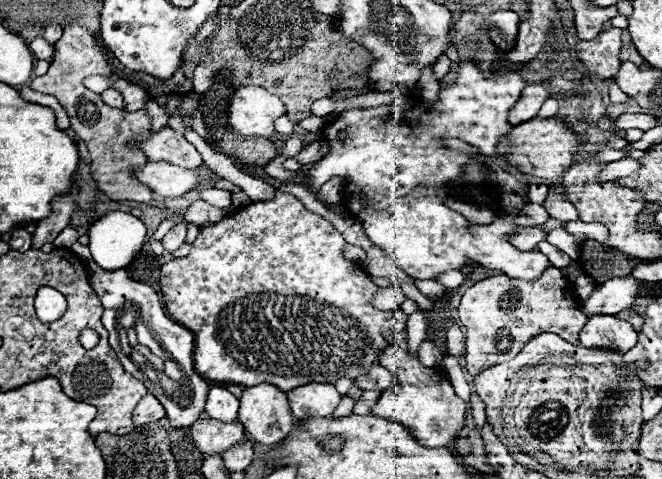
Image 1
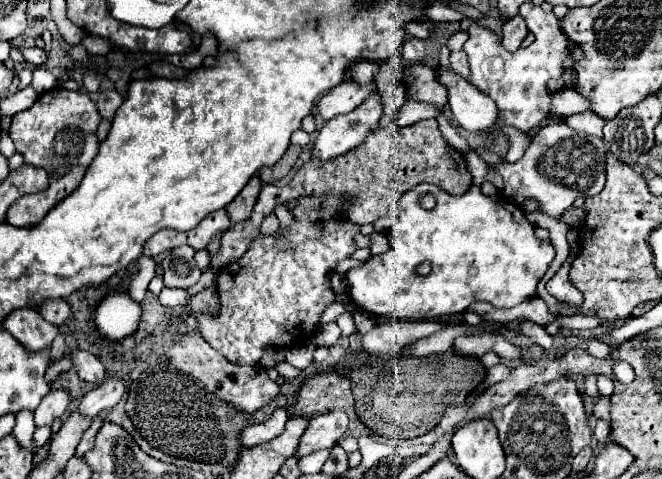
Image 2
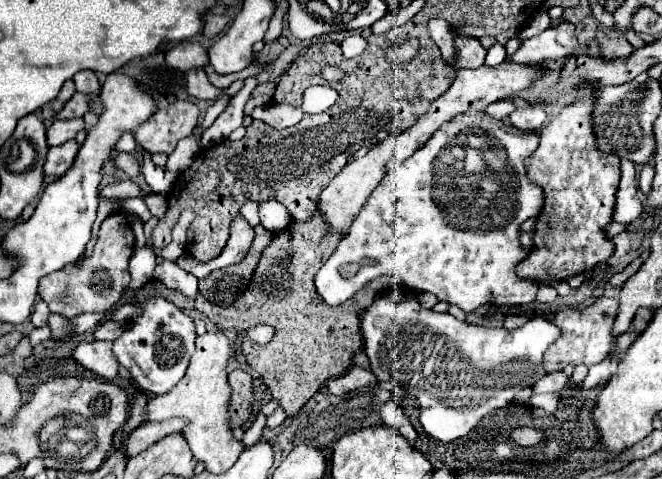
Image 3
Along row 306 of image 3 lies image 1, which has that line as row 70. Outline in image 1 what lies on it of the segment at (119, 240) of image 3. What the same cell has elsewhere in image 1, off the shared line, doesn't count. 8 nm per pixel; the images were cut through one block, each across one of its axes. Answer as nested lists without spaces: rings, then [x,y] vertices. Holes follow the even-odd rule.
[[[64,26],[64,36],[56,42],[54,46],[54,60],[50,64],[48,74],[34,78],[30,82],[30,88],[40,92],[40,94],[52,94],[58,98],[58,102],[64,106],[68,112],[72,130],[76,136],[86,144],[90,152],[90,170],[92,178],[98,184],[98,188],[112,200],[134,200],[134,202],[144,202],[149,204],[152,201],[152,190],[140,184],[132,174],[136,166],[144,166],[144,152],[136,148],[128,148],[128,140],[132,136],[144,134],[148,136],[150,120],[144,110],[138,112],[124,112],[120,108],[106,106],[100,98],[100,94],[90,92],[84,88],[82,80],[86,76],[100,74],[100,76],[110,76],[114,74],[112,64],[108,62],[108,54],[98,46],[96,38],[92,32],[80,26]]]

